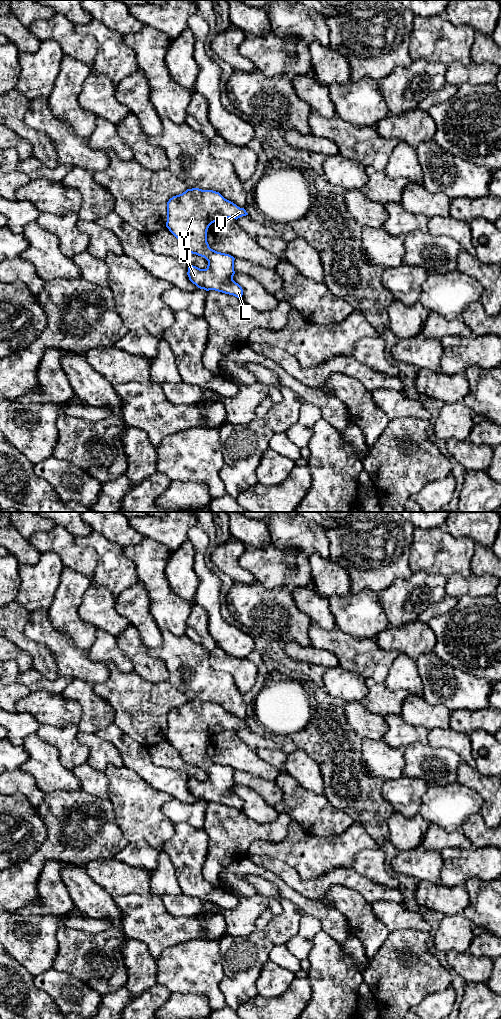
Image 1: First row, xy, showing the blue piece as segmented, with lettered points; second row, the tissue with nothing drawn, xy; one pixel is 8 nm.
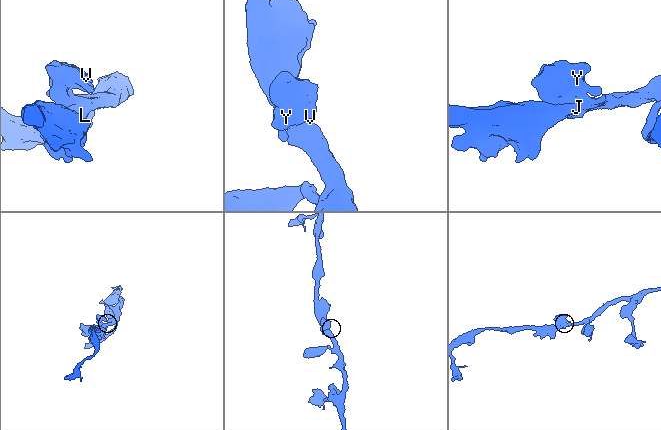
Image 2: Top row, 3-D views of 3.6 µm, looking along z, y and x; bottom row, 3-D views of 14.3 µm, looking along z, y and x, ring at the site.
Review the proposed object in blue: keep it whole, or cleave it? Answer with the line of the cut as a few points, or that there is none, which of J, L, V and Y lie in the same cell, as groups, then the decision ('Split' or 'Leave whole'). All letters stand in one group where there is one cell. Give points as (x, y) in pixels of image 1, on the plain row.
No split. Groups: J L V Y. Leave whole

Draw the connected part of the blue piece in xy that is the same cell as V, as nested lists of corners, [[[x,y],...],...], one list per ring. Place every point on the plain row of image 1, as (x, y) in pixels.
[[[187,701],[167,714],[166,739],[190,765],[208,773],[206,781],[189,777],[187,787],[198,800],[215,802],[242,810],[242,799],[233,792],[235,770],[209,759],[209,738],[224,730],[238,731],[248,725],[219,704]]]

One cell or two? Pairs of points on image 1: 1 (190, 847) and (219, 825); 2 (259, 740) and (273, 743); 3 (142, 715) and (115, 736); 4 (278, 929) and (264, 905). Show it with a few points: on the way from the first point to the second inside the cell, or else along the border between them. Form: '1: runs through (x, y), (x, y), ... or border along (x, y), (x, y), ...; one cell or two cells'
1: border along (203, 827), (208, 837), (206, 856); two cells
2: runs through (262, 742), (270, 742); one cell
3: border along (113, 722), (124, 733), (141, 744); two cells
4: border along (276, 898), (282, 906), (282, 911), (273, 915); two cells

